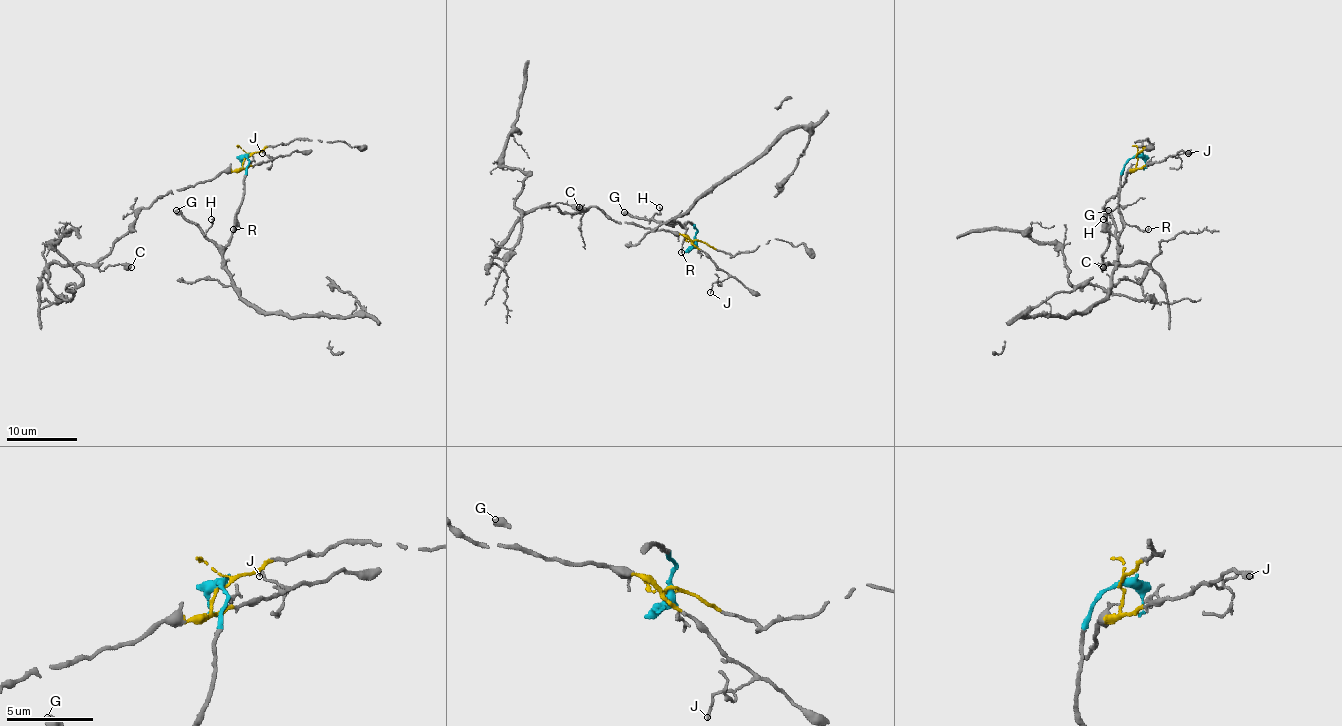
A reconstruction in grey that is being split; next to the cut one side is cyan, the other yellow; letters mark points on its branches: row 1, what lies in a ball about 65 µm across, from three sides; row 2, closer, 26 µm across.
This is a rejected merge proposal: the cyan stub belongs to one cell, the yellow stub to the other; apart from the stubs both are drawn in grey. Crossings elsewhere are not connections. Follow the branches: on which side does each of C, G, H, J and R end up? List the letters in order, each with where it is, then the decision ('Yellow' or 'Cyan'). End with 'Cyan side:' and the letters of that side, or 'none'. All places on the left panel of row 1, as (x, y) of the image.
C: Place: (131, 267). Yellow
G: Place: (176, 210). Cyan
H: Place: (211, 219). Cyan
J: Place: (262, 153). Yellow
R: Place: (233, 229). Cyan
Cyan side: G, H, R

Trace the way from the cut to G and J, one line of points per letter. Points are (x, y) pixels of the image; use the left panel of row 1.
G: (248, 158), (242, 203), (230, 241), (225, 246), (216, 246), (175, 211)
J: (248, 158), (242, 165), (244, 168), (279, 156), (262, 152)

